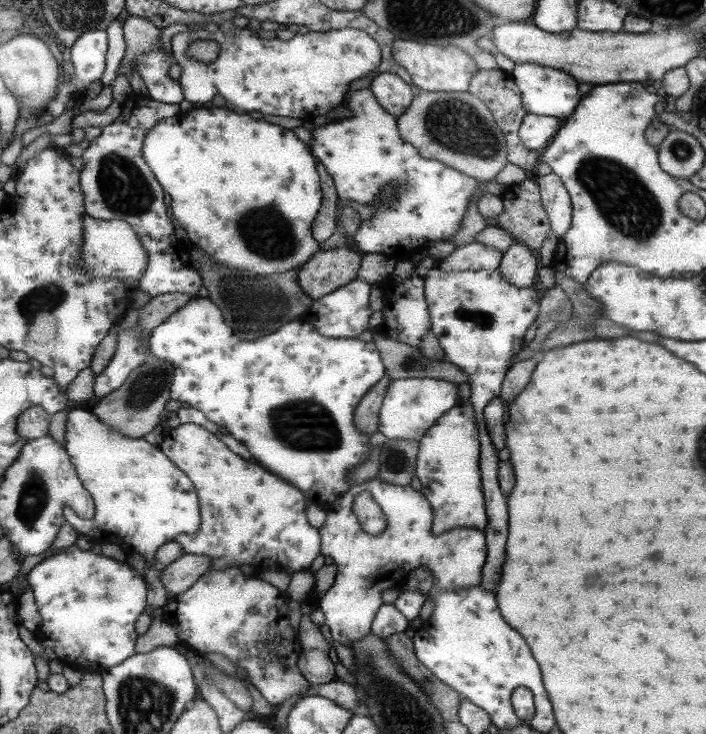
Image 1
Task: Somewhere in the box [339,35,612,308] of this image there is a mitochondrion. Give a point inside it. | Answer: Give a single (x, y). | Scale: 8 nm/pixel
(457, 125)

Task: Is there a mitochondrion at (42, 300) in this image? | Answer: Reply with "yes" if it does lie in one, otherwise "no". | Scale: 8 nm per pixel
yes

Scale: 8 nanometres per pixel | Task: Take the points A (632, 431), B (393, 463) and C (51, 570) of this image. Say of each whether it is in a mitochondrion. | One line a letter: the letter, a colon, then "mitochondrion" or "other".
A: other
B: mitochondrion
C: other

